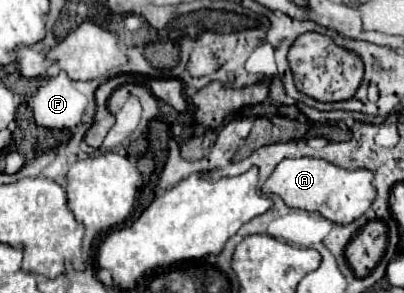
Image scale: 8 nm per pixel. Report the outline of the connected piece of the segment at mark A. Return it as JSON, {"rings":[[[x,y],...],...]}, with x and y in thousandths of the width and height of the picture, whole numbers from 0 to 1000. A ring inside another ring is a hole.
{"rings":[[[705,539],[651,628],[651,662],[686,662],[715,710],[790,724],[829,765],[864,765],[899,737],[928,683],[923,594],[903,573],[859,580],[795,539]]]}

